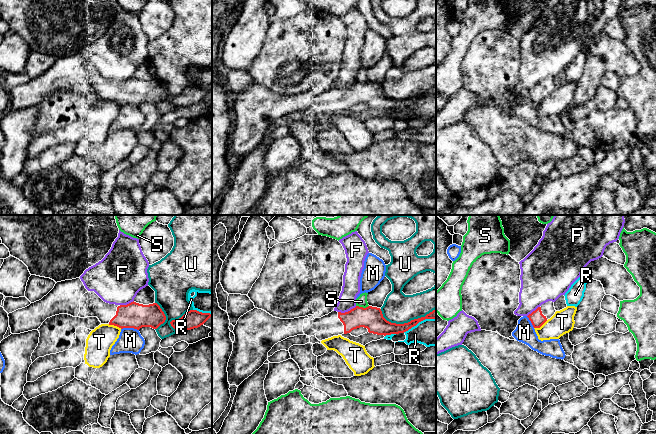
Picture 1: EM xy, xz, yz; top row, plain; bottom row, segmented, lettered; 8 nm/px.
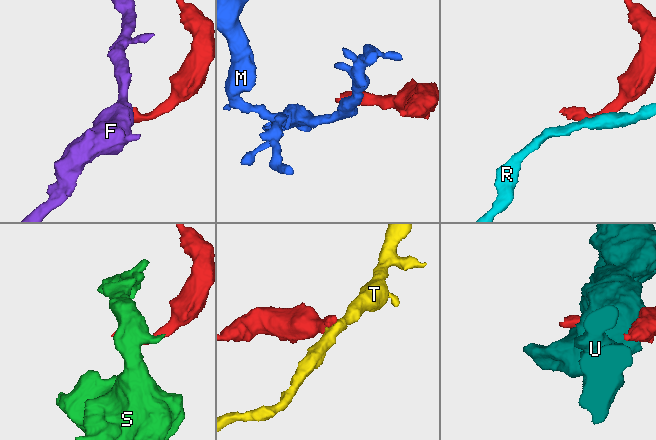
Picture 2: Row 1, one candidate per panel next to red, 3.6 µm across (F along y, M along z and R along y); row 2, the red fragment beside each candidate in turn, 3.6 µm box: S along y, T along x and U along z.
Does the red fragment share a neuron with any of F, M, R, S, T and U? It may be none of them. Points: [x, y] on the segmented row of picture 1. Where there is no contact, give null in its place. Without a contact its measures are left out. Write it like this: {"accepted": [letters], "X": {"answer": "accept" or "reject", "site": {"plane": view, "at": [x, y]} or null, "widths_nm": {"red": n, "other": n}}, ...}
{"accepted": [], "F": {"answer": "reject", "site": {"plane": "xz", "at": [348, 311]}, "widths_nm": {"red": 180, "other": 140}}, "M": {"answer": "reject", "site": {"plane": "xy", "at": [130, 327]}, "widths_nm": {"red": 200, "other": 190}}, "R": {"answer": "reject", "site": {"plane": "xz", "at": [419, 321]}, "widths_nm": {"red": 100, "other": 220}}, "S": {"answer": "reject", "site": {"plane": "xz", "at": [362, 307]}, "widths_nm": {"red": 180, "other": 90}}, "T": {"answer": "reject", "site": {"plane": "yz", "at": [540, 326]}, "widths_nm": {"red": 120, "other": 190}}, "U": {"answer": "reject", "site": {"plane": "xz", "at": [406, 323]}, "widths_nm": {"red": 160, "other": 240}}}

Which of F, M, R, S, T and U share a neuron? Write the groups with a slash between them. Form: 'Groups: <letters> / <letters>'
Groups: F / M / R / S / T / U

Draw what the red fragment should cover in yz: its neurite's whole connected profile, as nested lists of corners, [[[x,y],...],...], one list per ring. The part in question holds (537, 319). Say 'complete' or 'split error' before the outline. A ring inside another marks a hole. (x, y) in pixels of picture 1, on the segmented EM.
split error | [[[548,301],[538,307],[535,311],[529,314],[527,317],[531,321],[534,328],[540,328],[548,319],[550,319],[556,310],[554,302]]]

